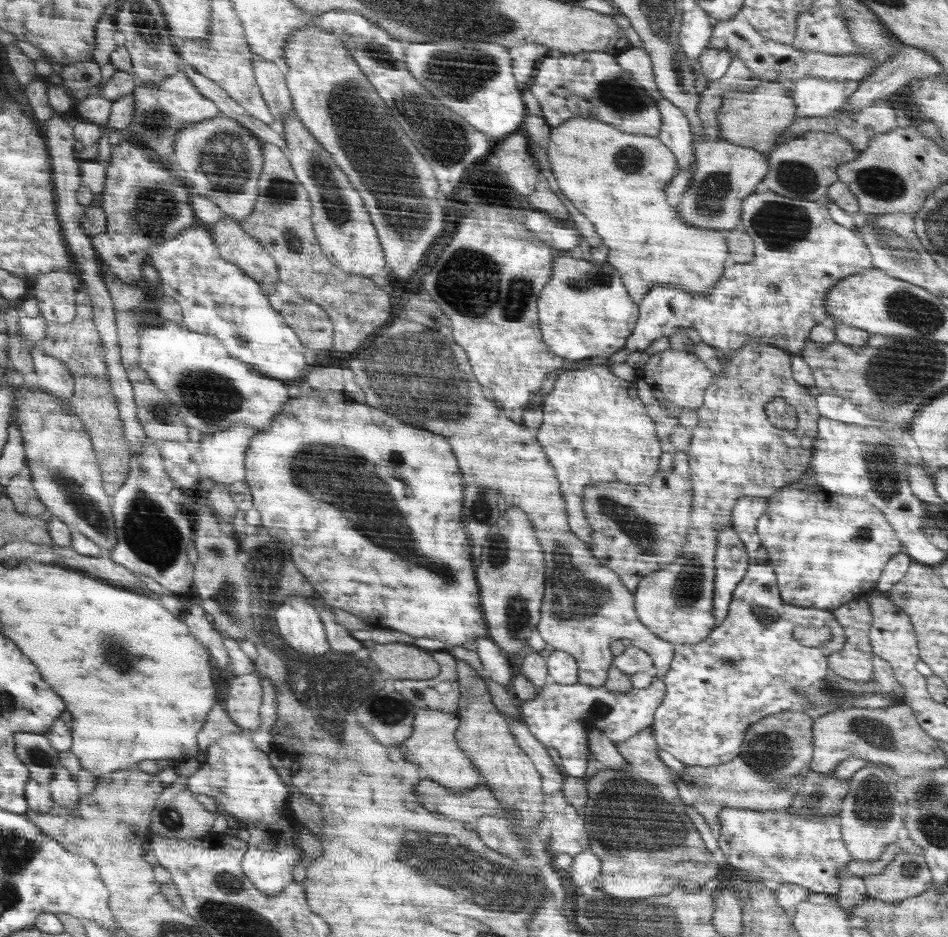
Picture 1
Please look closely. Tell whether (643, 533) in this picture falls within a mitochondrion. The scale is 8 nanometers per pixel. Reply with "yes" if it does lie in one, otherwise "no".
yes

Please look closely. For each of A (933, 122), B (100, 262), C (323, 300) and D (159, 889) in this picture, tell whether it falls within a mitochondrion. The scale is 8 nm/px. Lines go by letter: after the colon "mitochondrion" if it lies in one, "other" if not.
A: other
B: other
C: other
D: other

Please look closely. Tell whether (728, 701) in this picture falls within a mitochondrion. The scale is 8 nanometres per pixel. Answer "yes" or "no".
no

